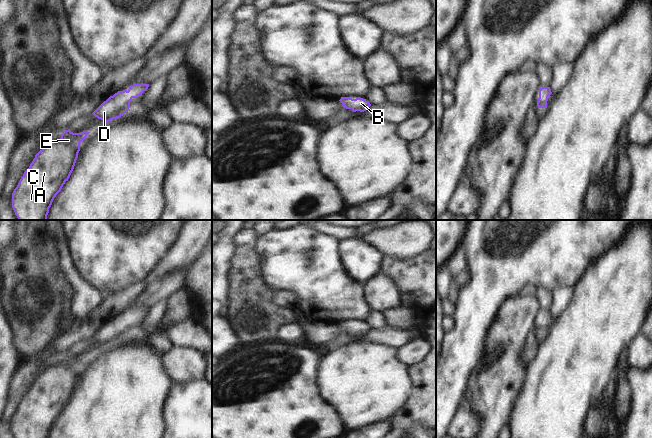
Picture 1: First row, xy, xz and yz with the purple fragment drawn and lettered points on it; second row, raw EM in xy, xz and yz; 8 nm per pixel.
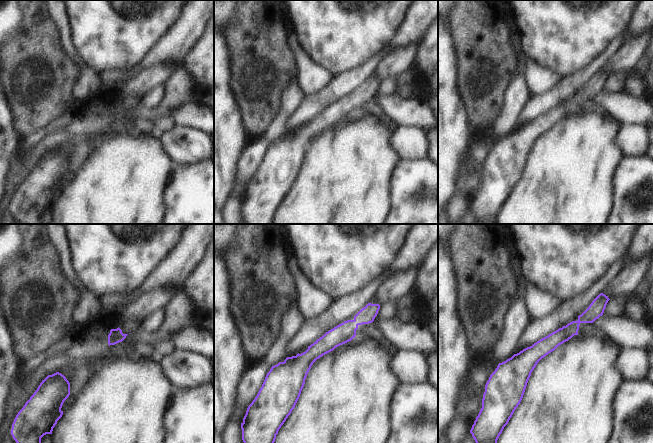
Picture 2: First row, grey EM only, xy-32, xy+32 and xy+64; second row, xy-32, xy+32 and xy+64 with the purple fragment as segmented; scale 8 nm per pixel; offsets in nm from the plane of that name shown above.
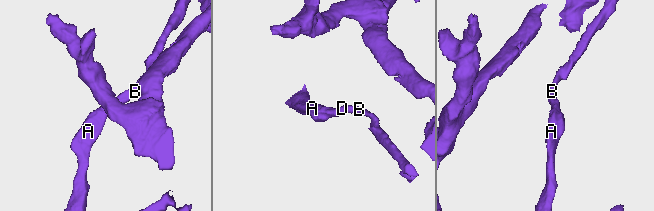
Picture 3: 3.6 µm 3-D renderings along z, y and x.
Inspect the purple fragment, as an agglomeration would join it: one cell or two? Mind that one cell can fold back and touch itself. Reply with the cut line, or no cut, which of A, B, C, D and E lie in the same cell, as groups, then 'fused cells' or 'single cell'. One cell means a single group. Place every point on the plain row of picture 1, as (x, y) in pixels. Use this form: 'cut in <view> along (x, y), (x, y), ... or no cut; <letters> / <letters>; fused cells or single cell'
no cut; A B C D E; single cell

